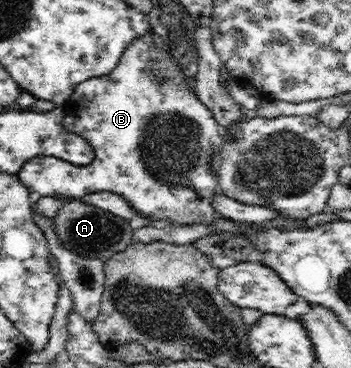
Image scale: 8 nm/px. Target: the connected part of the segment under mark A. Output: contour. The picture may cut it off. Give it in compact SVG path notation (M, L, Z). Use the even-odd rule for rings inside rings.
M81 199L66 200L59 207L57 215L53 217L53 225L57 238L68 251L87 259L103 259L104 261L114 254L125 251L132 244L131 239L136 226L130 220L113 215L95 205L87 204Z

